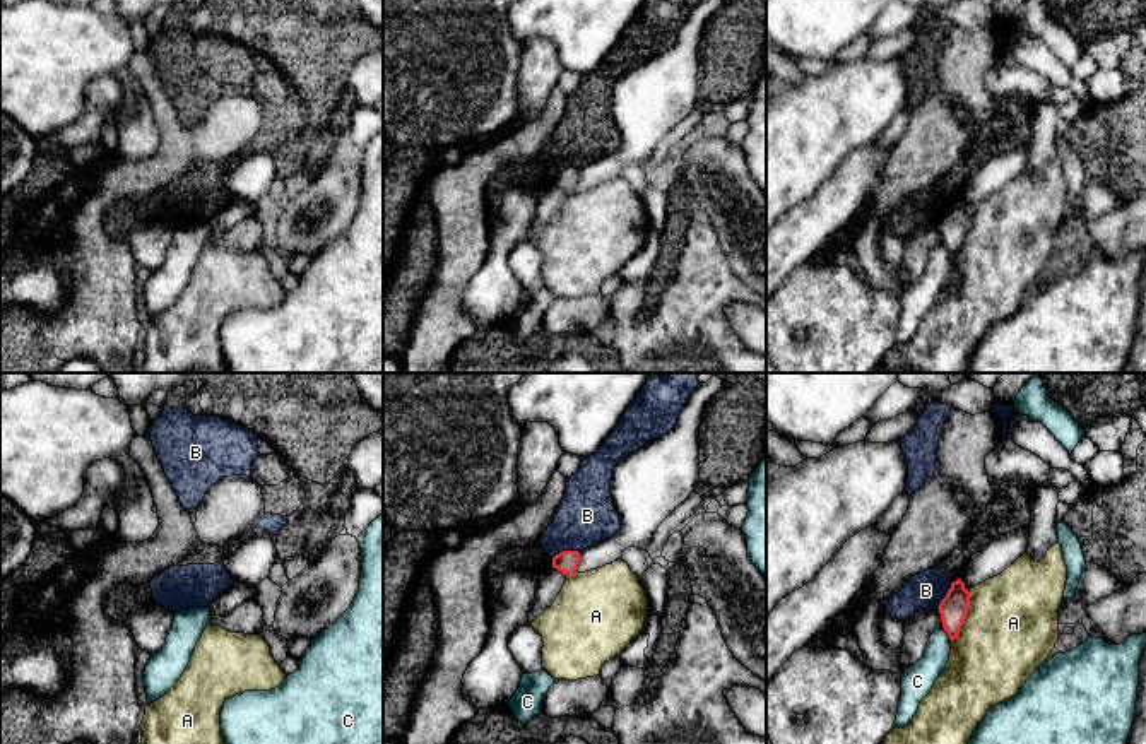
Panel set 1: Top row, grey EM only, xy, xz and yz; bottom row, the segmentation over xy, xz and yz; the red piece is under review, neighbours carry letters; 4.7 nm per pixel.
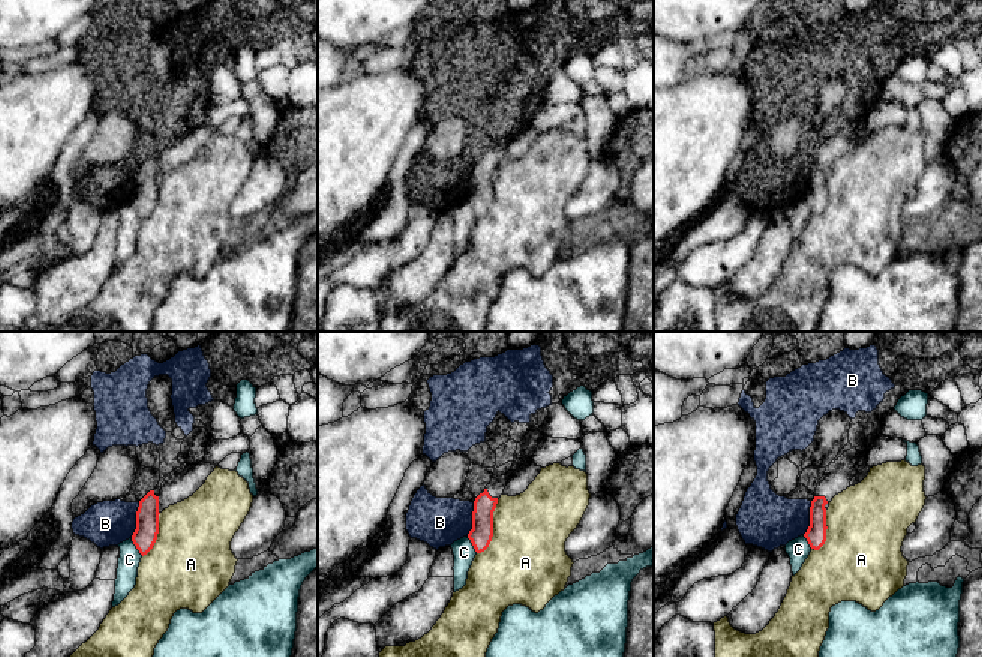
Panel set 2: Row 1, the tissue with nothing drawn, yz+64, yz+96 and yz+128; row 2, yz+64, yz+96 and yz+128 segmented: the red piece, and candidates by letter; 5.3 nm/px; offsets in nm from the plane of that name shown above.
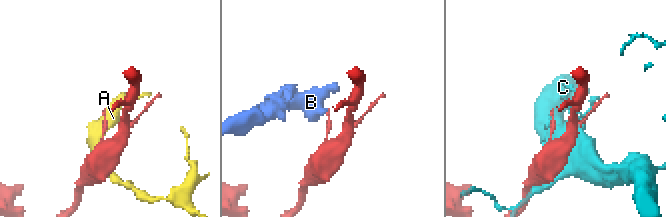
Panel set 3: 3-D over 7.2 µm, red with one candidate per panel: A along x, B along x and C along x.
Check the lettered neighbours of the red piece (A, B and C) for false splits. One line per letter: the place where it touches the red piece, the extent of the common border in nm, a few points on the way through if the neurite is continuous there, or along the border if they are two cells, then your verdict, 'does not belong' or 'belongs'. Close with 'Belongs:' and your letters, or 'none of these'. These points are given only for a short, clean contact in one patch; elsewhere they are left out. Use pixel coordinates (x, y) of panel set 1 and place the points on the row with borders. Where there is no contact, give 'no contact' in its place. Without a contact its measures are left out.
A: contact yz (962, 625); length 170 nm; does not belong
B: contact xz (565, 551); length 130 nm; border xz (578, 551), (560, 551), (553, 558); does not belong
C: contact yz (946, 631); length 80 nm; does not belong
Belongs: none of these

